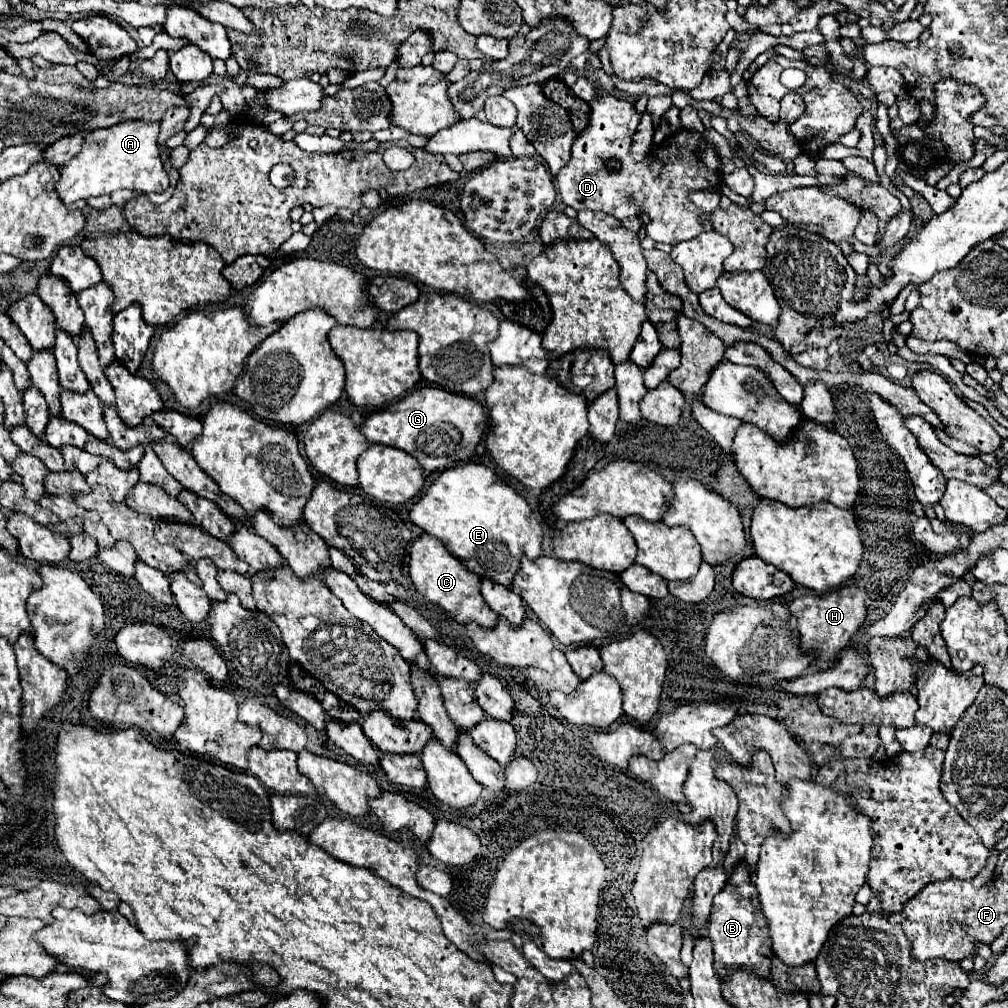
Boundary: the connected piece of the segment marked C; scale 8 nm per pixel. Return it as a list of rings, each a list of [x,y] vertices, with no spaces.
[[[423,533],[415,543],[413,543],[413,549],[411,549],[411,563],[409,563],[409,575],[413,579],[413,585],[415,589],[427,597],[429,601],[433,601],[435,605],[443,607],[447,613],[451,613],[451,617],[457,621],[457,623],[469,623],[469,621],[475,621],[479,623],[481,627],[495,627],[499,617],[495,611],[489,609],[489,605],[483,601],[483,595],[479,593],[481,589],[481,579],[471,573],[469,569],[463,567],[463,563],[453,557],[445,547],[443,543],[437,539],[437,537],[431,537],[427,533]]]

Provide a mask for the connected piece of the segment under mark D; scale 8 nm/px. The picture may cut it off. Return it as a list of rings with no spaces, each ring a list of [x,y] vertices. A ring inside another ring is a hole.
[[[603,89],[601,97],[591,101],[591,117],[587,129],[575,139],[571,161],[557,173],[557,191],[565,205],[573,209],[591,209],[603,211],[617,219],[633,217],[647,213],[651,223],[647,225],[647,237],[653,241],[677,245],[681,241],[693,239],[703,231],[701,211],[687,199],[689,191],[705,191],[719,185],[719,157],[711,145],[707,145],[707,155],[703,151],[689,151],[685,147],[671,149],[663,145],[657,149],[657,159],[663,161],[663,171],[655,177],[649,171],[651,157],[645,157],[641,163],[631,159],[631,137],[641,121],[641,115],[635,111],[633,103],[621,101]],[[617,157],[621,161],[619,171],[607,171],[607,159]]]

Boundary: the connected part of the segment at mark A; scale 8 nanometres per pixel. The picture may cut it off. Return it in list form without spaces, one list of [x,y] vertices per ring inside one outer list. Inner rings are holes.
[[[125,121],[107,129],[95,129],[85,135],[81,151],[65,163],[57,181],[57,195],[65,205],[75,201],[87,201],[89,197],[111,195],[117,189],[135,189],[141,193],[161,193],[169,187],[169,177],[163,171],[159,145],[159,123]]]

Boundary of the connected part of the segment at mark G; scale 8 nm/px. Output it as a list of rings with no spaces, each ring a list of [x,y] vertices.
[[[423,387],[409,393],[395,405],[371,413],[361,427],[361,433],[371,443],[403,449],[405,453],[413,455],[427,473],[433,473],[455,467],[473,457],[485,429],[487,415],[481,403],[441,387]]]

